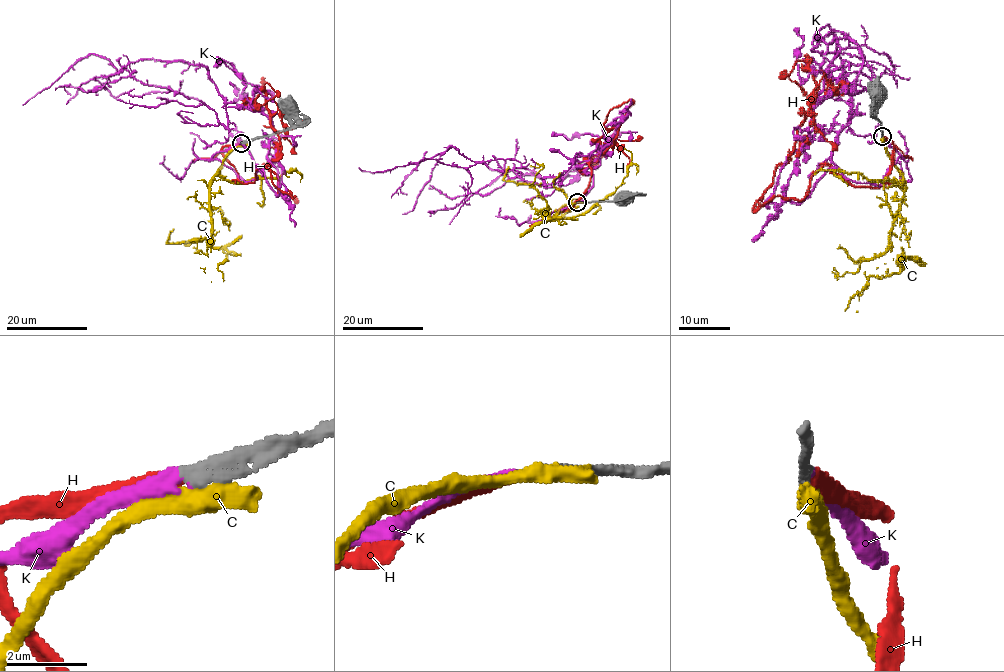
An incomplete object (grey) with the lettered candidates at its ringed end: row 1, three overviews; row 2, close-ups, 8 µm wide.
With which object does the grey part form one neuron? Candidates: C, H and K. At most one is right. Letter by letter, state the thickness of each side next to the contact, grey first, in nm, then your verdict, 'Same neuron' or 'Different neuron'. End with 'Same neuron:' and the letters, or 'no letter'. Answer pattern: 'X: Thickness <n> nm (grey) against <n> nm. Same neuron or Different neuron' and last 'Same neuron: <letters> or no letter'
C: Thickness 360 nm (grey) against 550 nm. Different neuron
H: Thickness 280 nm (grey) against 280 nm. Different neuron
K: Thickness 280 nm (grey) against 240 nm. Same neuron
Same neuron: K

